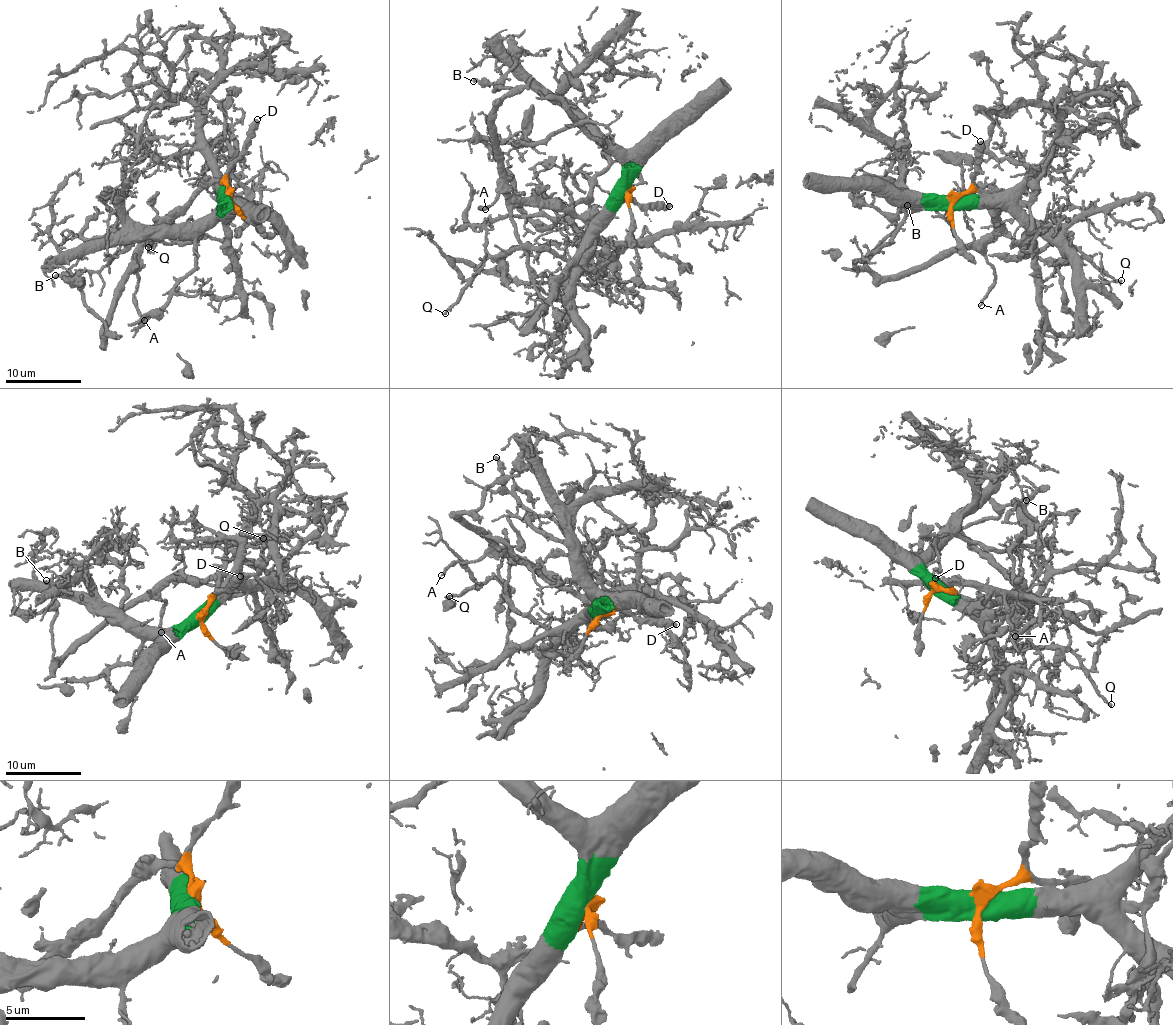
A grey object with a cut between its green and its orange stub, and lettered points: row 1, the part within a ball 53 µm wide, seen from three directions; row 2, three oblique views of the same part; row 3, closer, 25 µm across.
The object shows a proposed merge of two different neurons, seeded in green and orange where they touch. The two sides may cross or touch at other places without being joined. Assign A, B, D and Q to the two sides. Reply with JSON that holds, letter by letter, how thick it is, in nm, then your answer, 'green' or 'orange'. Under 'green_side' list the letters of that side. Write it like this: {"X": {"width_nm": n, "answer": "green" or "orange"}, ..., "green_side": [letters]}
{"A": {"width_nm": 200, "answer": "orange"}, "B": {"width_nm": 240, "answer": "orange"}, "D": {"width_nm": 500, "answer": "orange"}, "Q": {"width_nm": 160, "answer": "green"}, "green_side": ["Q"]}

